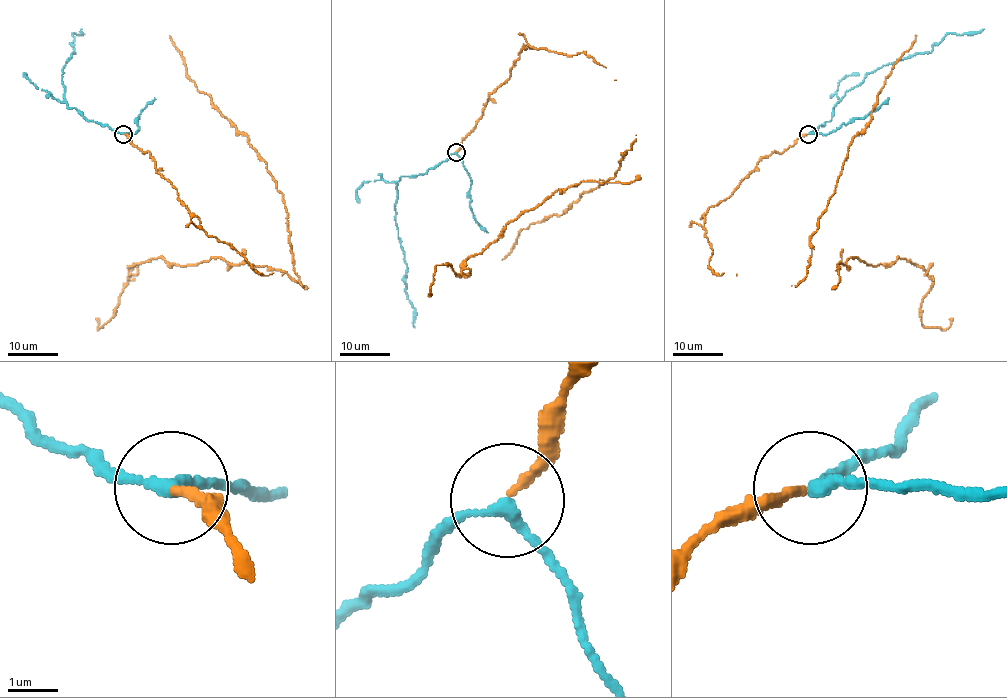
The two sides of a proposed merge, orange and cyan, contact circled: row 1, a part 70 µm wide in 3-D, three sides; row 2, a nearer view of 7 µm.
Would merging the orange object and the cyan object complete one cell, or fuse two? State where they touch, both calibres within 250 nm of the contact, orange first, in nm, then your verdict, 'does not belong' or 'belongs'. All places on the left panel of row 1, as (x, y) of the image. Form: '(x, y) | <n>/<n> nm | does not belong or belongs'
(123, 134) | 170/220 nm | belongs

